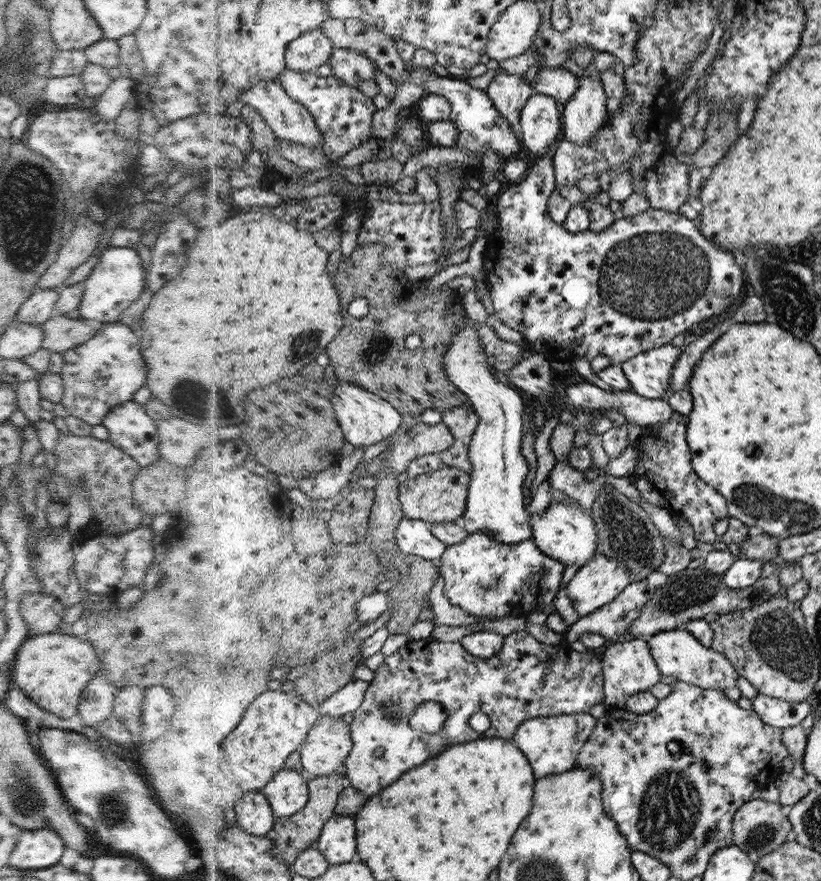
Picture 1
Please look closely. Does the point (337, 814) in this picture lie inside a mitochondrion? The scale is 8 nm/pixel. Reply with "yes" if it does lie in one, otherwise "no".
no

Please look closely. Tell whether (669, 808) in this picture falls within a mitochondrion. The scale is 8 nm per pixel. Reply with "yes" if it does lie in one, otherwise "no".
yes

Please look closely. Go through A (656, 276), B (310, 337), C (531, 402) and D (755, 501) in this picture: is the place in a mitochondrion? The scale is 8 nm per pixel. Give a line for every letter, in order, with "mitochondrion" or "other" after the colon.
A: mitochondrion
B: mitochondrion
C: other
D: mitochondrion

